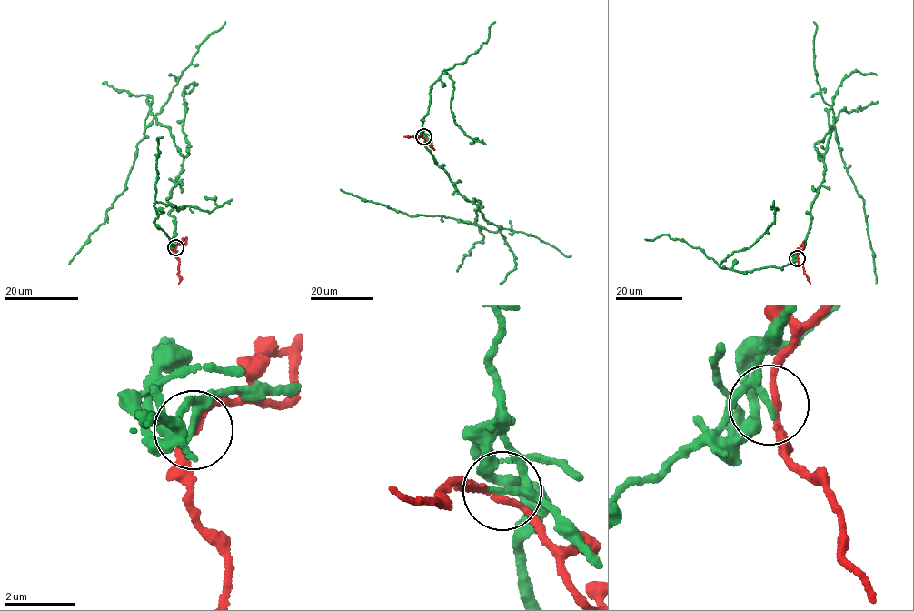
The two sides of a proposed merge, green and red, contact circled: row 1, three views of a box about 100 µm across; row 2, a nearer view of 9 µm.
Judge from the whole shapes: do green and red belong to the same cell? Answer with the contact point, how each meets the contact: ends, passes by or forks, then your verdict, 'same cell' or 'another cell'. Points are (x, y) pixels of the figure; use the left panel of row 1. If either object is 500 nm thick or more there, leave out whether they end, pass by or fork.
at (175, 247); green passes by; red passes by; another cell

